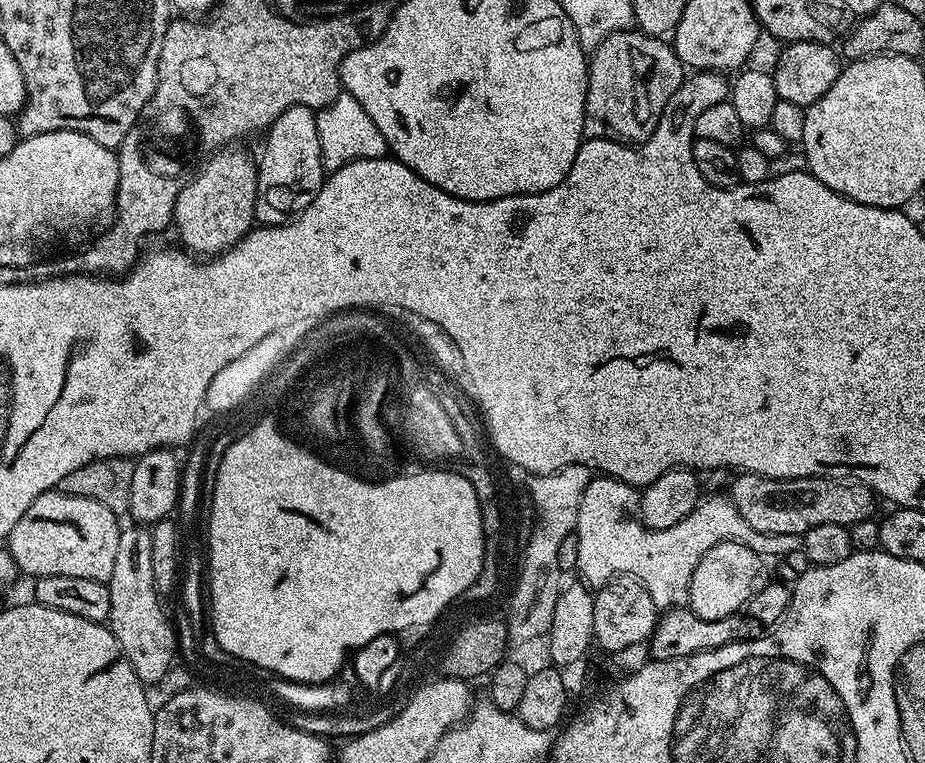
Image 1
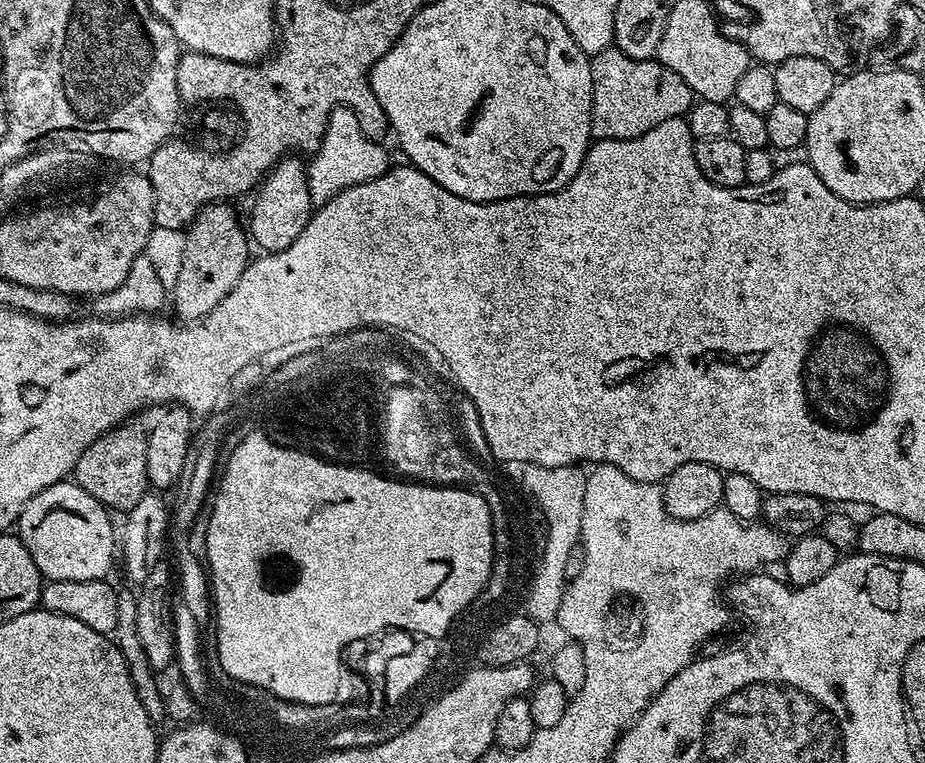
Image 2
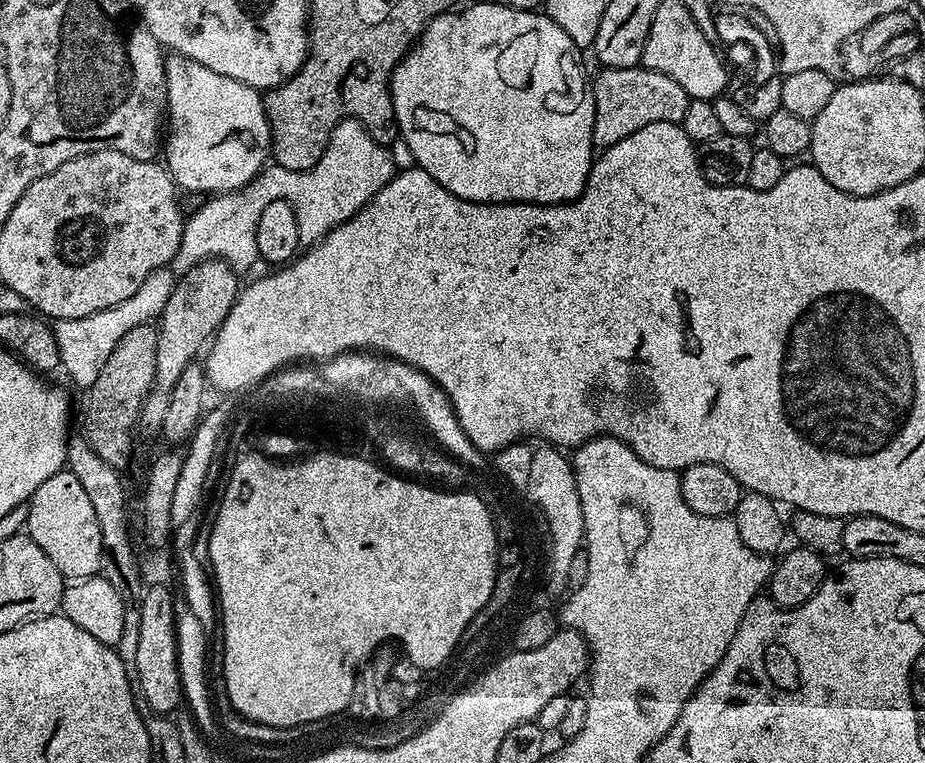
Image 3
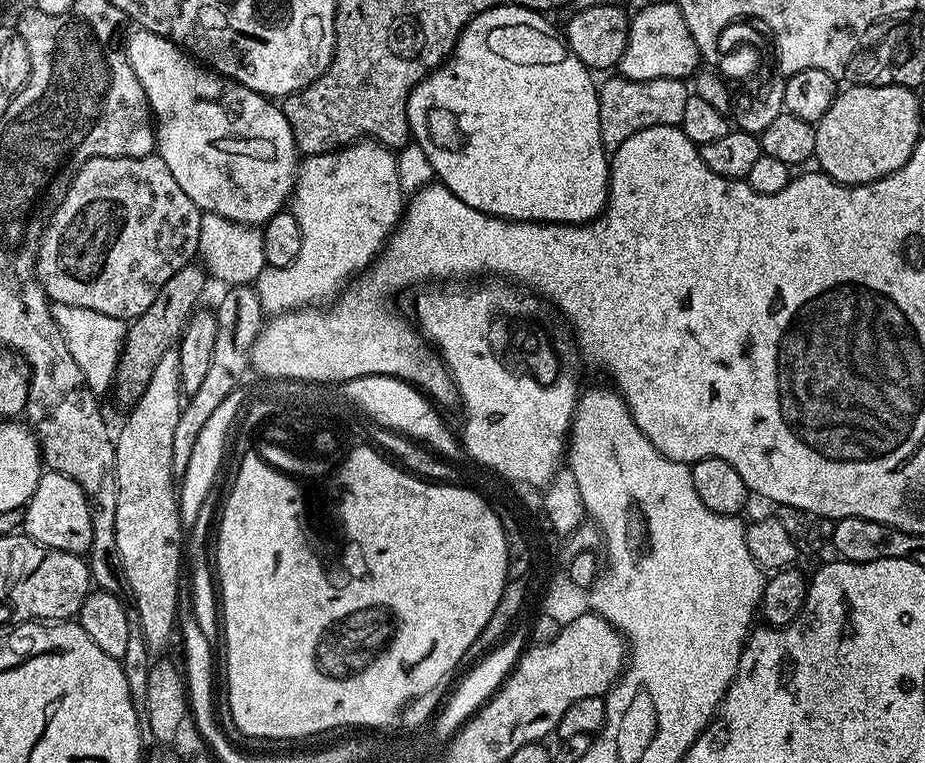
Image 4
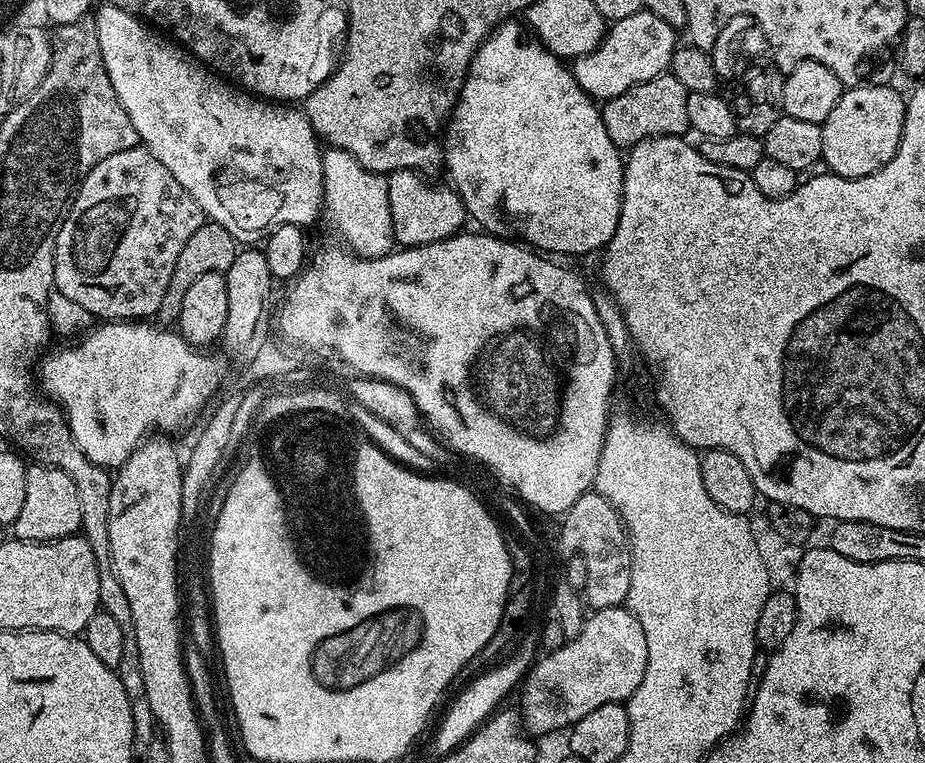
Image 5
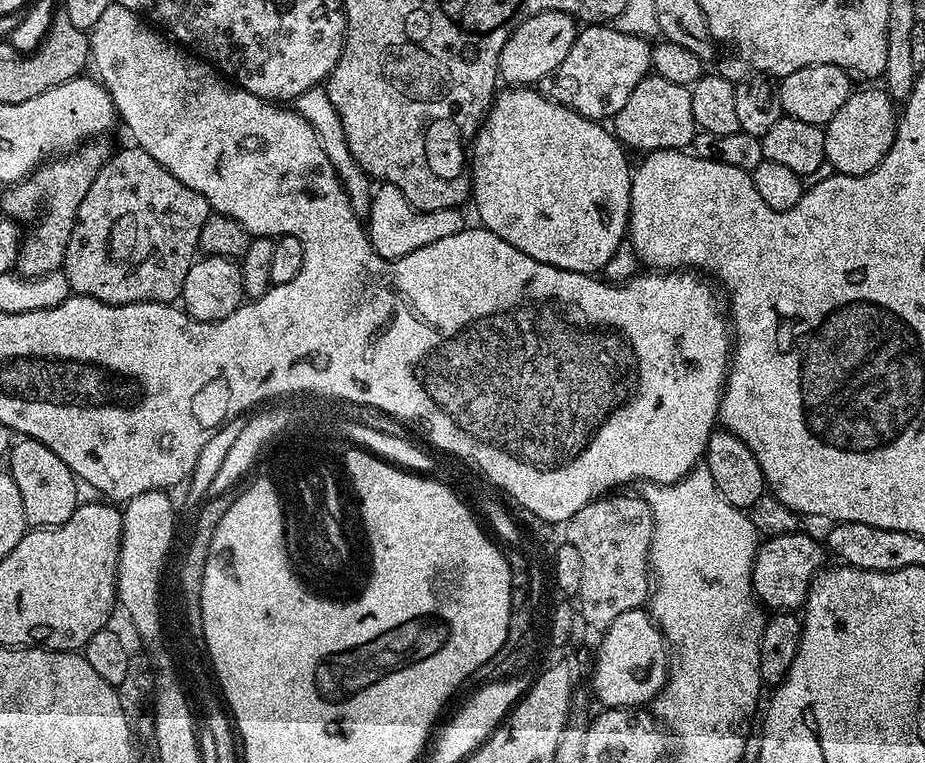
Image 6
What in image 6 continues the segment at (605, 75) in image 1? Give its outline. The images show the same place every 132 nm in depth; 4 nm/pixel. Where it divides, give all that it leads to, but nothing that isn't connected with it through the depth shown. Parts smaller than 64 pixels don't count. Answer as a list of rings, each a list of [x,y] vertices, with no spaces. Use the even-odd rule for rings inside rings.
[[[649,74],[642,82],[638,82],[638,86],[634,86],[622,110],[611,117],[611,131],[625,149],[637,148],[640,154],[671,148],[687,149],[698,131],[694,106],[690,106],[691,97],[691,87],[678,86],[674,82],[666,82],[666,78]]]

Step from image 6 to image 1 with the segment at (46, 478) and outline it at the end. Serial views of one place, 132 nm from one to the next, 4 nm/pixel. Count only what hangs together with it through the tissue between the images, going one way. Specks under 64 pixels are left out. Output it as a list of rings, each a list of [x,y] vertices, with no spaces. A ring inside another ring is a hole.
[[[59,490],[43,492],[34,498],[34,502],[30,502],[30,510],[18,518],[14,530],[10,530],[6,538],[6,547],[17,569],[31,578],[70,574],[70,578],[94,578],[106,582],[110,574],[114,574],[114,558],[118,558],[118,538],[122,524],[116,520],[119,520],[117,513],[106,510],[102,502],[94,502],[90,498],[74,498]]]

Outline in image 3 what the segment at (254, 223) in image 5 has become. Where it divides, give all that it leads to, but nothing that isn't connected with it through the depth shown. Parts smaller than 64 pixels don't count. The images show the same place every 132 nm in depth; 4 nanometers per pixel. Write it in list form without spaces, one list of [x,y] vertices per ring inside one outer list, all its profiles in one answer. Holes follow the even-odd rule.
[[[175,54],[167,57],[166,90],[168,106],[166,109],[166,167],[172,179],[181,189],[203,194],[233,192],[249,184],[269,163],[272,150],[272,126],[264,109],[261,93],[234,78],[214,74],[206,66],[185,56]]]

